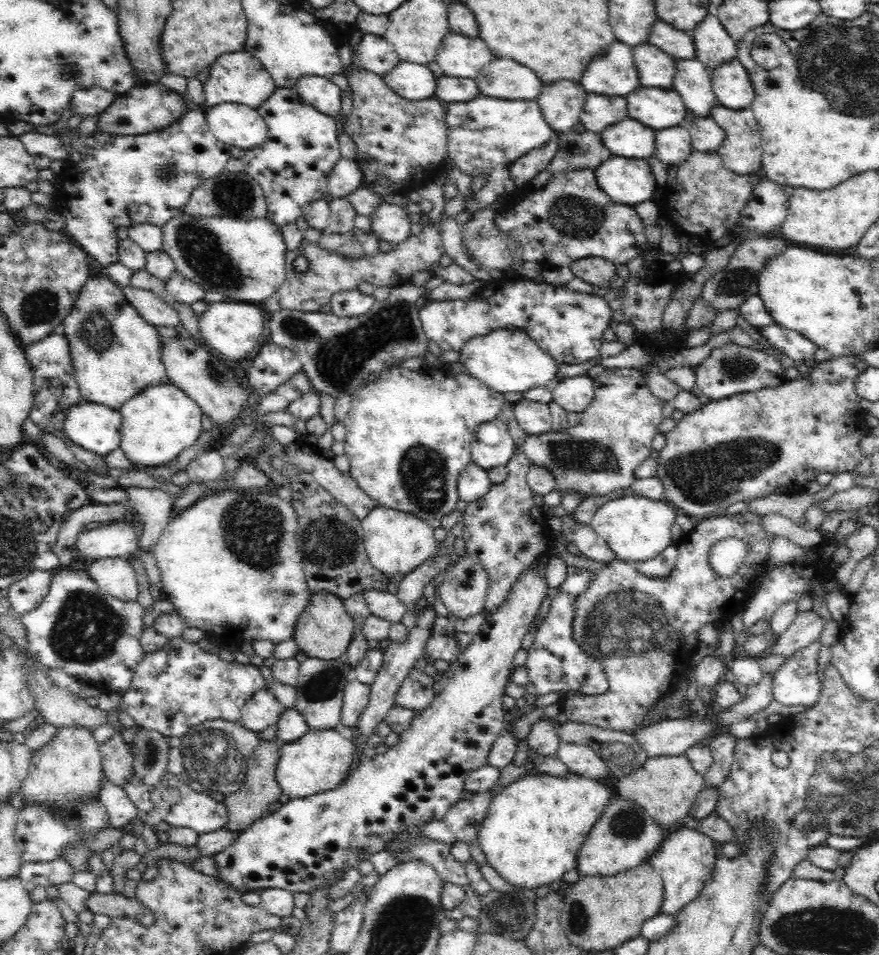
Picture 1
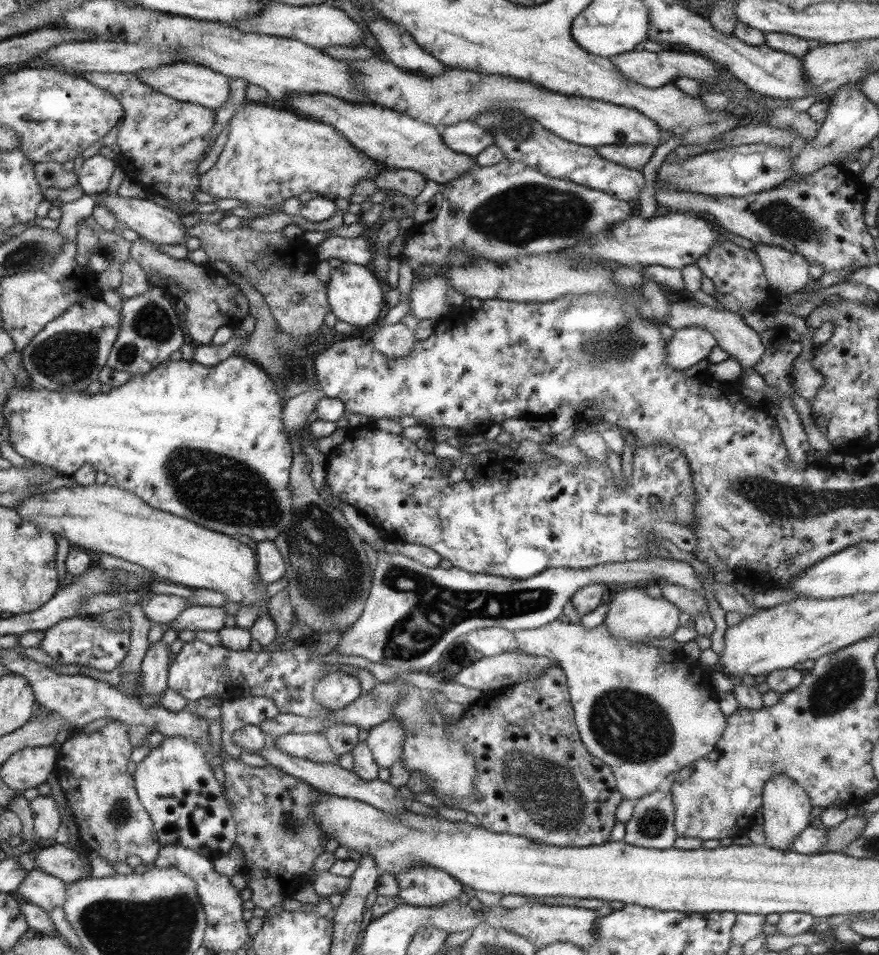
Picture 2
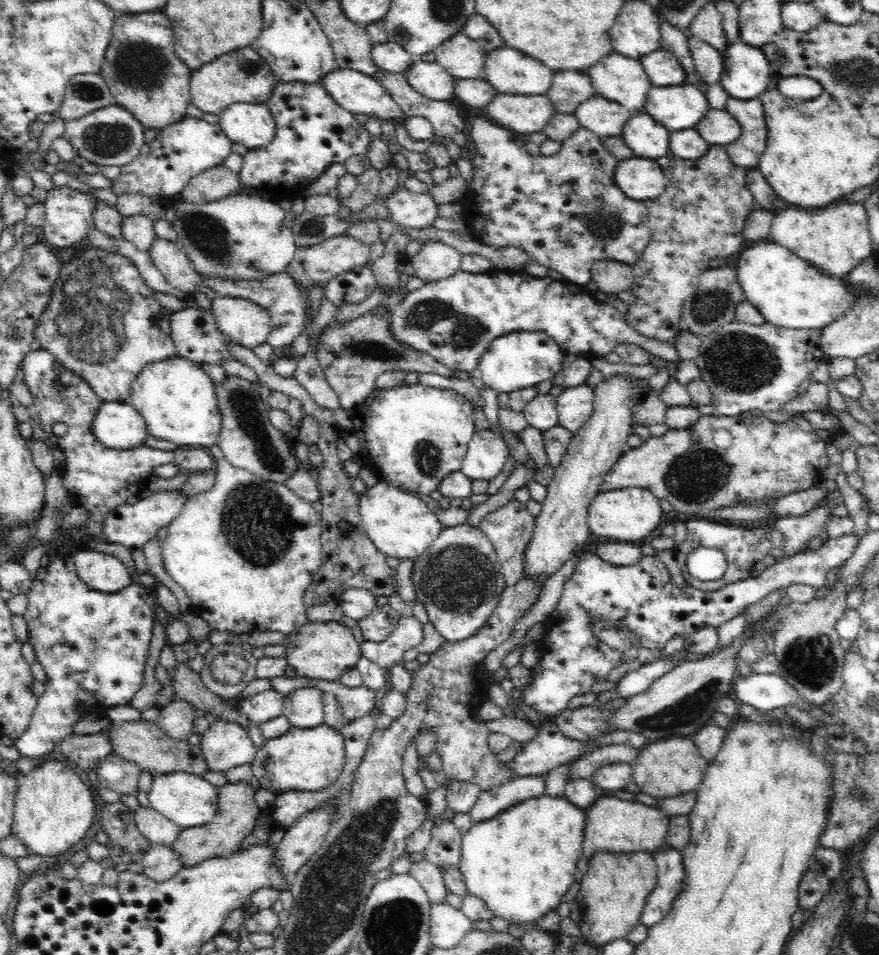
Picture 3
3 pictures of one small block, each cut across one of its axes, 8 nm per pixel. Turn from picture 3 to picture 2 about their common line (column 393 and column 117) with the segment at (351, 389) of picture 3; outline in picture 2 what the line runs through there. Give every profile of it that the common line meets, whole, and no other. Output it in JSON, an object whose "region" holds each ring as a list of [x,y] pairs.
{"region":[[[153,288],[137,298],[121,300],[121,330],[109,352],[109,368],[123,370],[131,376],[145,376],[147,372],[155,370],[159,364],[167,362],[169,356],[183,346],[183,332],[177,320],[177,308],[169,304],[159,288]]]}

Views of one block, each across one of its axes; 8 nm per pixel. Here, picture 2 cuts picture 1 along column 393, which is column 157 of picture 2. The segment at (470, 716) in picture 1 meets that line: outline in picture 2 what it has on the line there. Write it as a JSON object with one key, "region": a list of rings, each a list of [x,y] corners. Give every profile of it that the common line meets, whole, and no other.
{"region":[[[165,738],[153,748],[133,774],[137,796],[149,812],[157,842],[163,846],[183,846],[197,854],[215,860],[227,854],[233,846],[237,824],[231,820],[229,808],[223,802],[221,788],[205,760],[205,750],[187,738]]]}

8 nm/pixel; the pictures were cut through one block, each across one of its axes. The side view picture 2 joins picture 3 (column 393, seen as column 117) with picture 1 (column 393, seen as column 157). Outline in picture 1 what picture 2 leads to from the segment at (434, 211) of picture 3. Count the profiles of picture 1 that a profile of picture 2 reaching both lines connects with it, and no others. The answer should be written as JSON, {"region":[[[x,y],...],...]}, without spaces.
{"region":[[[380,204],[370,216],[370,228],[378,242],[390,242],[392,246],[402,244],[410,238],[410,220],[404,208],[392,204]]]}

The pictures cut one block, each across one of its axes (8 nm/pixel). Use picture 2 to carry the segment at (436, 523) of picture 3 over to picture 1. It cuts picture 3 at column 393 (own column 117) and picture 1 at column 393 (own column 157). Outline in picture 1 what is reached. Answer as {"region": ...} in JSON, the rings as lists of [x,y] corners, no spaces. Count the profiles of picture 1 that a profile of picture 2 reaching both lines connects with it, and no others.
{"region":[[[376,506],[362,520],[364,550],[368,552],[368,560],[370,560],[372,568],[380,570],[388,578],[394,578],[396,574],[406,576],[414,568],[418,568],[420,564],[424,564],[434,554],[434,550],[438,548],[434,532],[436,530],[428,522],[416,518],[414,514],[398,512],[398,510],[384,508],[384,506]]]}

